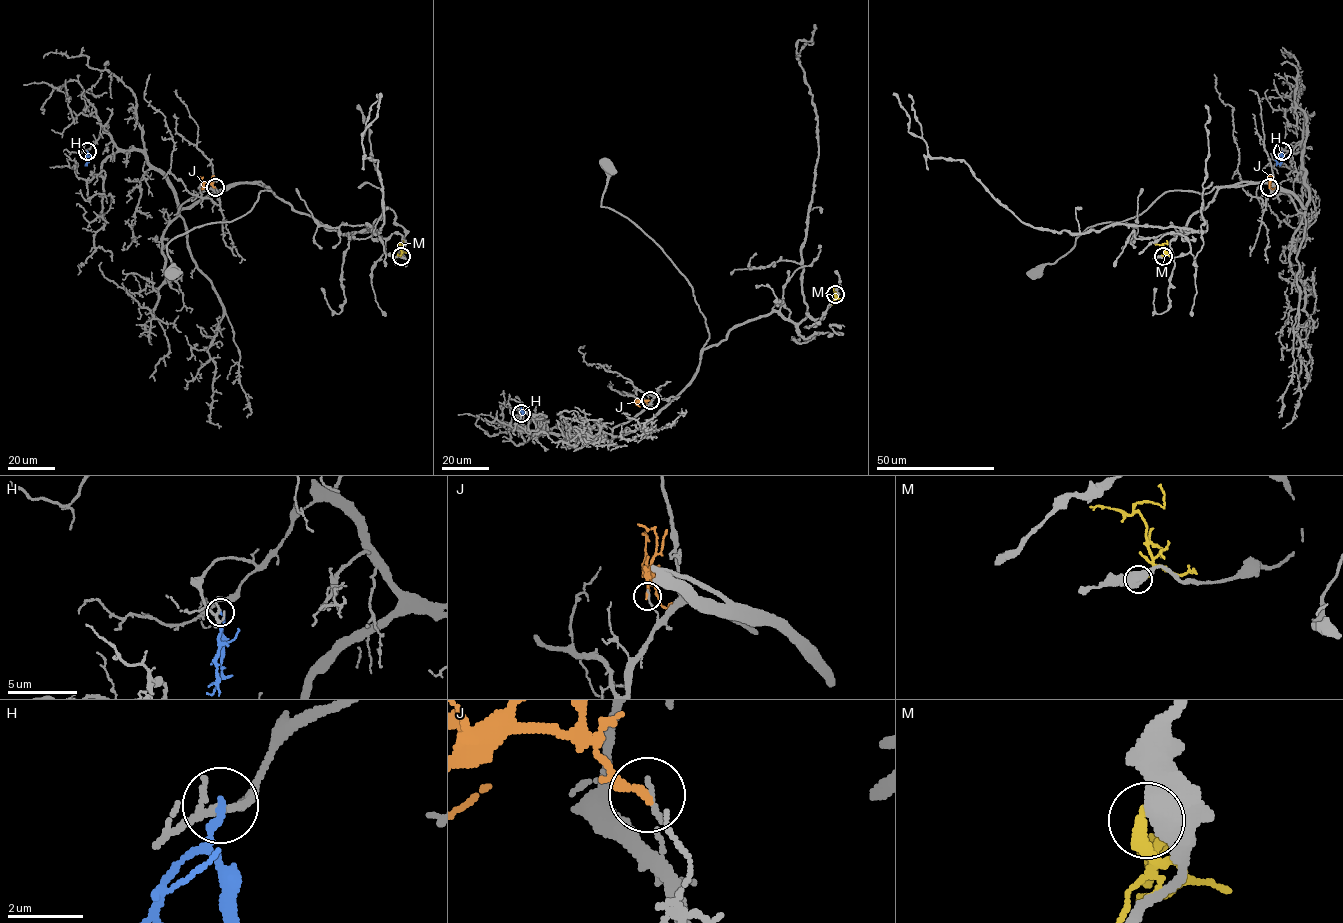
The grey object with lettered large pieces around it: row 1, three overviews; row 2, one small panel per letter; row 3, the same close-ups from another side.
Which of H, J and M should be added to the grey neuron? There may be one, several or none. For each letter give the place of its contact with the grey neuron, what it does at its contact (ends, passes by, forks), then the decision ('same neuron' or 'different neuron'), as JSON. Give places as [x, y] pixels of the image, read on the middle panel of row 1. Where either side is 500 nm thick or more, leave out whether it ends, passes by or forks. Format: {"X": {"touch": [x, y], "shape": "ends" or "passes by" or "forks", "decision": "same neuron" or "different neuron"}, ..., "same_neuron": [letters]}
{"H": {"touch": [521, 413], "shape": "ends", "decision": "different neuron"}, "J": {"touch": [650, 400], "shape": "ends", "decision": "different neuron"}, "M": {"touch": [835, 294], "decision": "different neuron"}, "same_neuron": []}

